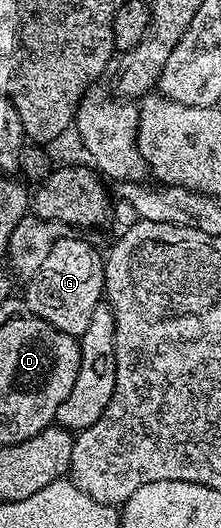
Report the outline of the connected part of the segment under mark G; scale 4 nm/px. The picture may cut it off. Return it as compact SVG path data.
M63 235L52 246L51 253L47 255L43 269L28 280L23 298L32 312L43 317L53 328L59 329L68 335L80 338L87 331L88 322L103 297L105 286L105 266L102 252L98 252L89 242L75 237Z

